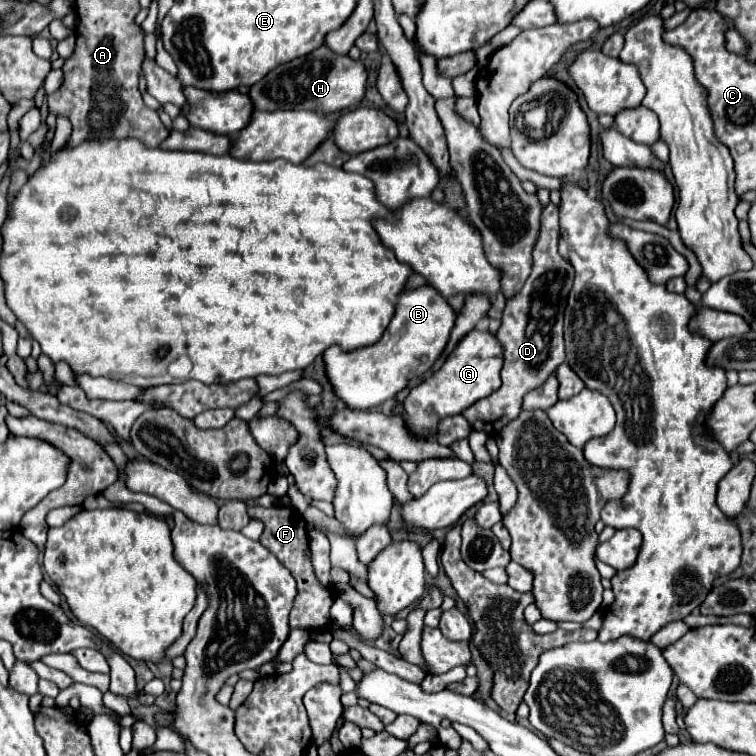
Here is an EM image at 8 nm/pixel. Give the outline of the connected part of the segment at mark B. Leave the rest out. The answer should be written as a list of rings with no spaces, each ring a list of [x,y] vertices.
[[[431,286],[405,290],[399,296],[391,324],[377,344],[351,352],[343,352],[339,346],[331,346],[323,354],[325,374],[333,386],[333,392],[351,410],[367,410],[383,404],[389,398],[395,398],[397,392],[409,386],[413,374],[419,378],[435,364],[435,360],[445,350],[453,324],[453,308]]]

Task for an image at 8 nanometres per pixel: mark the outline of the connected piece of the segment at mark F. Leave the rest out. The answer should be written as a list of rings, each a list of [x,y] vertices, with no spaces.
[[[275,504],[271,508],[263,508],[263,506],[249,506],[247,514],[251,520],[259,520],[265,524],[265,530],[259,538],[259,542],[279,558],[279,562],[285,564],[285,568],[289,568],[289,572],[293,574],[293,578],[297,580],[297,596],[293,600],[293,608],[289,614],[289,622],[291,628],[305,628],[307,632],[323,632],[331,620],[329,610],[337,598],[337,590],[331,586],[321,586],[319,578],[315,576],[313,570],[313,562],[309,556],[309,542],[307,542],[307,524],[303,520],[303,516],[285,504]]]

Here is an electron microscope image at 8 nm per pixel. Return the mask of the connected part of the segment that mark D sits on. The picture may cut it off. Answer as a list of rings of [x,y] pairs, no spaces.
[[[549,204],[541,216],[541,234],[539,244],[533,252],[533,272],[527,278],[523,290],[515,300],[507,302],[503,312],[501,328],[497,330],[497,340],[503,346],[503,370],[501,370],[501,388],[481,398],[479,402],[465,408],[461,414],[469,420],[473,430],[487,432],[489,436],[499,434],[499,428],[507,420],[513,420],[521,412],[523,396],[543,384],[547,376],[563,362],[563,312],[567,306],[567,294],[573,286],[575,270],[573,266],[559,254],[559,206]]]

